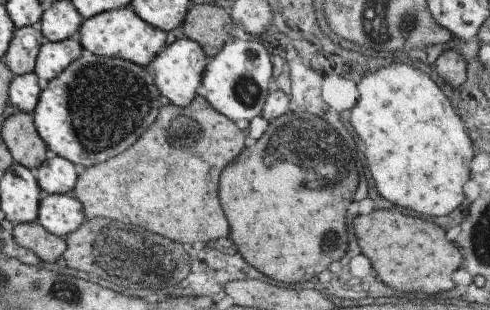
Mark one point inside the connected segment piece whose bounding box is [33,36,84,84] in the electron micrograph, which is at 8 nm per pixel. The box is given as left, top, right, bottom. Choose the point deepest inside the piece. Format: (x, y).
(53, 57)

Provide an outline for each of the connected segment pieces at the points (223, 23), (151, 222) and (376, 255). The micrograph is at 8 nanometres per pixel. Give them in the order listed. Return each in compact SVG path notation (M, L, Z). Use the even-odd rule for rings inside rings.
M192 4L182 30L186 39L195 40L208 58L216 56L232 38L230 32L237 26L224 7L210 4Z
M202 93L196 95L185 107L168 102L160 110L150 130L146 130L146 134L136 144L132 144L126 152L109 158L108 162L86 167L72 191L82 203L87 219L102 217L111 221L138 224L150 232L182 244L218 240L222 236L228 236L230 232L228 220L218 202L218 176L226 168L226 164L230 164L246 148L246 132L225 114L218 112Z
M388 208L358 216L354 220L354 232L362 252L372 260L378 278L398 292L438 294L454 288L452 274L462 266L464 258L460 248L456 248L454 242L446 238L444 228L438 224L408 216L396 208Z

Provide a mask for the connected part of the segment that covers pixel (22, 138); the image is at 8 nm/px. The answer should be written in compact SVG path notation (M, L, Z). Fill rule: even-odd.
M20 111L2 124L1 137L16 163L35 171L45 160L48 147L36 130L33 116Z

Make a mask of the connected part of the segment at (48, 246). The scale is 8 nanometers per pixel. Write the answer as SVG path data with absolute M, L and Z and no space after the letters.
M37 220L15 225L13 237L20 246L34 251L43 262L54 262L60 259L67 249L65 237L52 234Z

